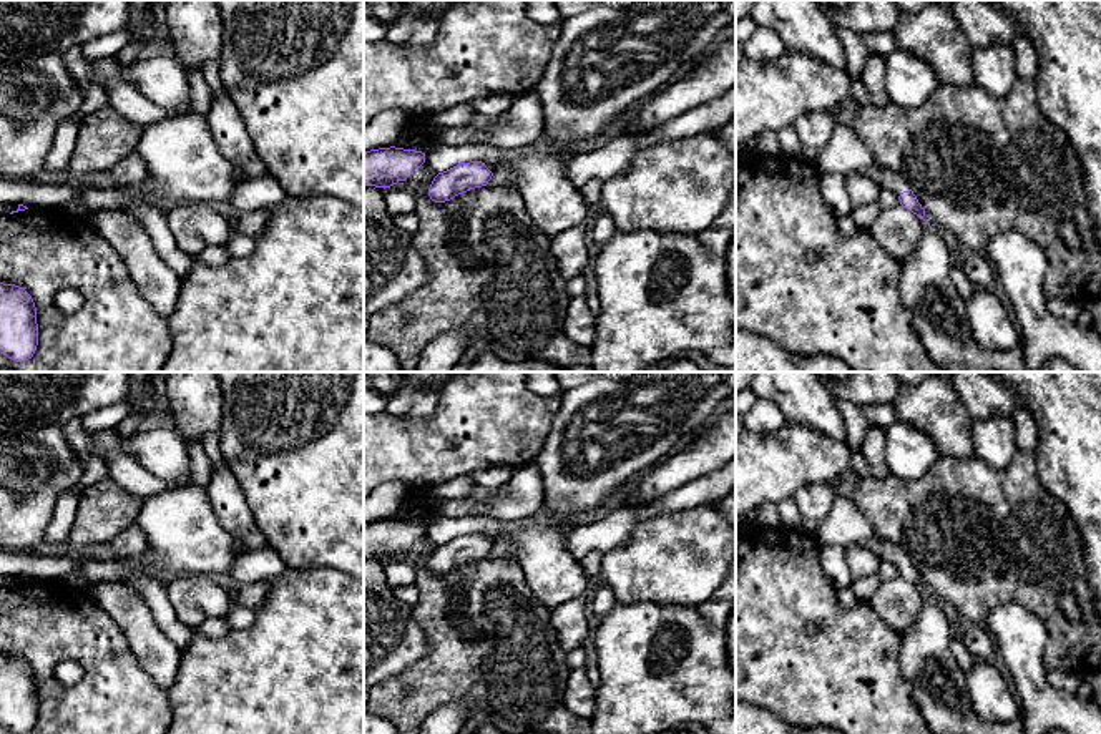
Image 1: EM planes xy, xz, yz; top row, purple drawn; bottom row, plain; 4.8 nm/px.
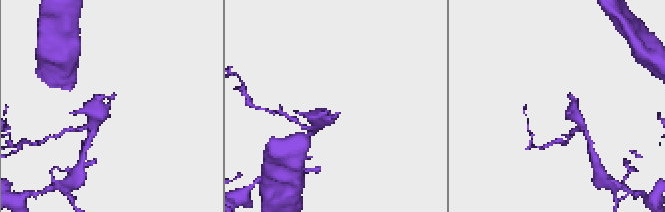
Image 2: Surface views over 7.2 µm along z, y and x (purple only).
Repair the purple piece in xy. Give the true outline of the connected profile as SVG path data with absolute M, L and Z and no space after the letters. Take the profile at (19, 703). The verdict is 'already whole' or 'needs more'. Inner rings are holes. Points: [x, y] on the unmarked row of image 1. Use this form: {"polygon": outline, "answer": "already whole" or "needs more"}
{"polygon": "M0 654L0 726L25 734L38 717L37 679L32 668L15 656Z", "answer": "already whole"}

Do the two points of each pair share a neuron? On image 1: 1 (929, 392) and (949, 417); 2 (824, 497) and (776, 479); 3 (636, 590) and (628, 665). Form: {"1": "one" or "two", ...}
{"1": "one", "2": "two", "3": "two"}

